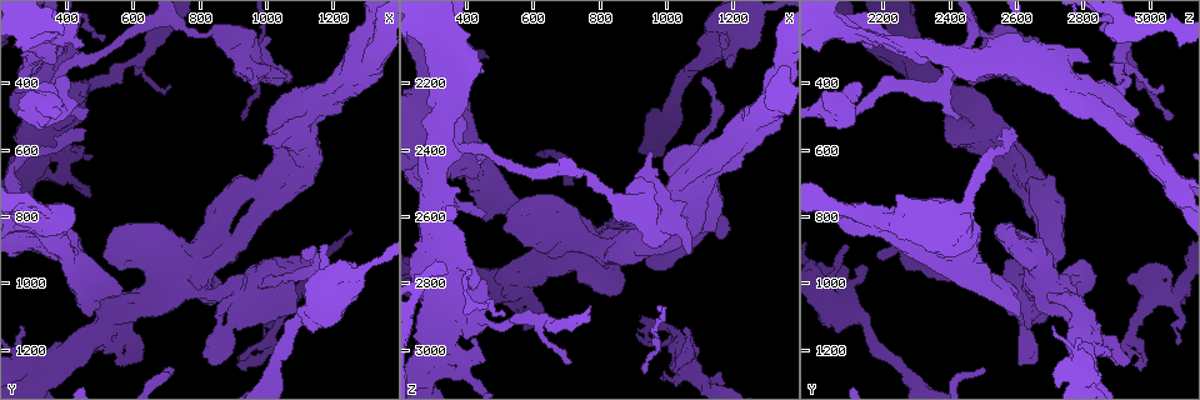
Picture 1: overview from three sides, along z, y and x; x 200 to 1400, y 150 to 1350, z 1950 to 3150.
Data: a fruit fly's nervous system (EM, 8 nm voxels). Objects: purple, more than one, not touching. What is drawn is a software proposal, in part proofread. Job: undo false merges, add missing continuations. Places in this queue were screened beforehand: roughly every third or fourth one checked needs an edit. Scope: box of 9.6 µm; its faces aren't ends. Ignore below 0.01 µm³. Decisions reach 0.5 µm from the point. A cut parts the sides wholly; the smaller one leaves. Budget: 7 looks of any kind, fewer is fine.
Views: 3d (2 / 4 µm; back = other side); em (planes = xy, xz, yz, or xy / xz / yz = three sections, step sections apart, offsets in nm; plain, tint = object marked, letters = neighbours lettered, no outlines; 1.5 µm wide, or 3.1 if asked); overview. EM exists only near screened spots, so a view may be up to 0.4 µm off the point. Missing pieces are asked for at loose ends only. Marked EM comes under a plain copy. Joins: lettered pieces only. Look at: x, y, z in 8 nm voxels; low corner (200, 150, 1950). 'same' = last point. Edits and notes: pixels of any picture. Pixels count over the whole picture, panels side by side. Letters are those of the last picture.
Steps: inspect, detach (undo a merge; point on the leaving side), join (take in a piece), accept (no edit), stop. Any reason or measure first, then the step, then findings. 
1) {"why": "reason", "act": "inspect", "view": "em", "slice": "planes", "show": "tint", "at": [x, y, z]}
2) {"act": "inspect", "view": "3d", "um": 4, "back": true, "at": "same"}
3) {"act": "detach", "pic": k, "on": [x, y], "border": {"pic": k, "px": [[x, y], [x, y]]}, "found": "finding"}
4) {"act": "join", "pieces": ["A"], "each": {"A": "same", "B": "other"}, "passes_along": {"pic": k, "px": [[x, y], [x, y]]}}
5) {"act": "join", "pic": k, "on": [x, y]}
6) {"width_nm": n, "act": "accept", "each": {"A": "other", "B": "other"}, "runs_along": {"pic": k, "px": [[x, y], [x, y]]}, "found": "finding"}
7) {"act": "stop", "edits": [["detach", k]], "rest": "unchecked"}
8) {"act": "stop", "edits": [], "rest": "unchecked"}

{"why": "thin end", "act": "inspect", "view": "3d", "um": 4, "at": [910, 1220, 2950]}

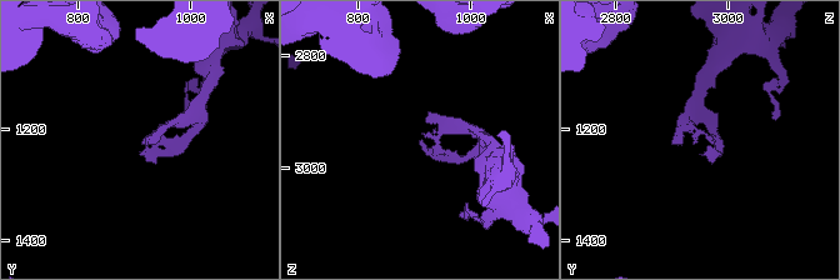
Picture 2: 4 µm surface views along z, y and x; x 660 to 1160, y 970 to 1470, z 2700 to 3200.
{"why": "now the EM", "act": "inspect", "view": "em", "slice": "planes", "show": "letters", "at": [920, 1225, 2940]}

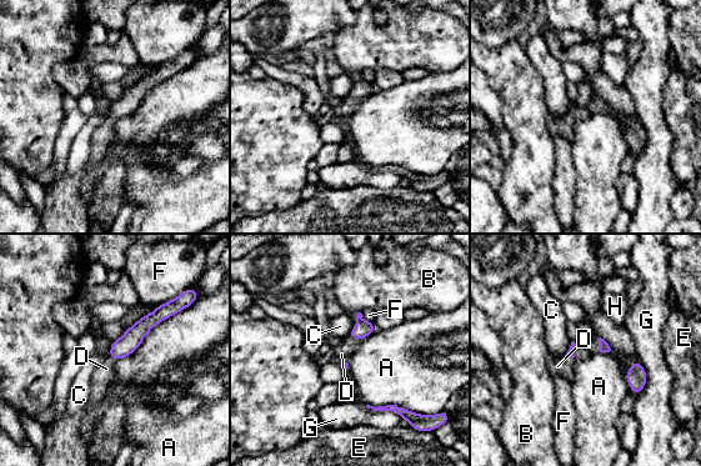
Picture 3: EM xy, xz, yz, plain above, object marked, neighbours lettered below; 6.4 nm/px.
{"act": "join", "pieces": ["D"], "each": {"A": "other", "B": "other", "C": "other", "D": "same", "E": "other", "F": "other", "G": "other", "H": "other"}, "found": "the neuron continues"}

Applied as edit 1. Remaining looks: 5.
{"act": "inspect", "view": "overview"}

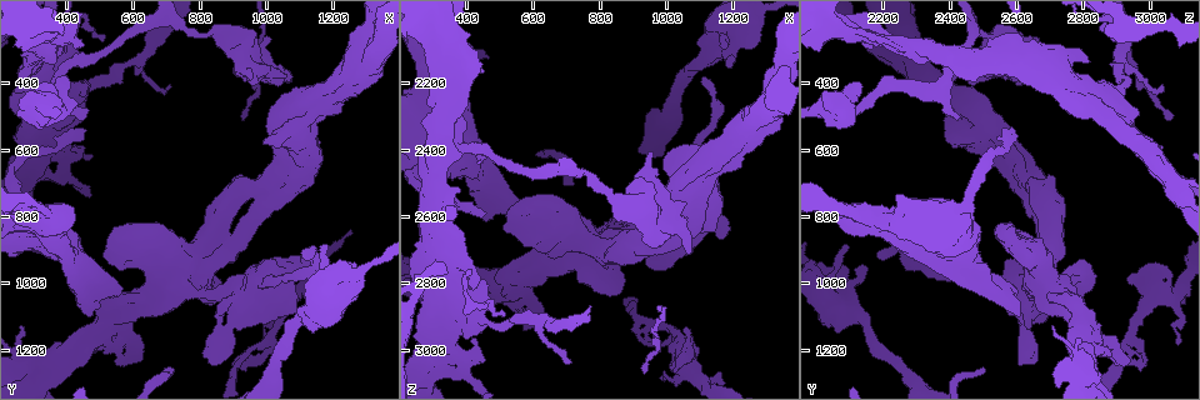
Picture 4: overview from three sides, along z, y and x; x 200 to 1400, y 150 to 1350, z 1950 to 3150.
{"why": "free end", "act": "inspect", "view": "em", "slice": "xz", "step": 4, "show": "tint", "at": [720, 1260, 2500]}

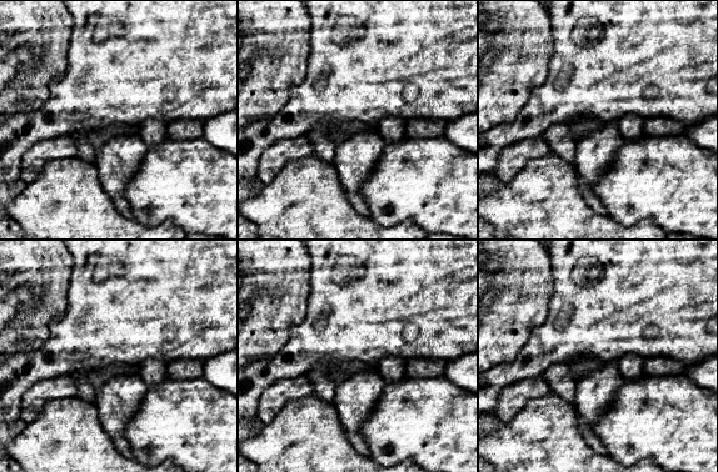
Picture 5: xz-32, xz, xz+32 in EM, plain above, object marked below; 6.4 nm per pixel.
{"why": "cut it another way", "act": "inspect", "view": "em", "slice": "yz", "step": 8, "show": "letters", "at": "same"}

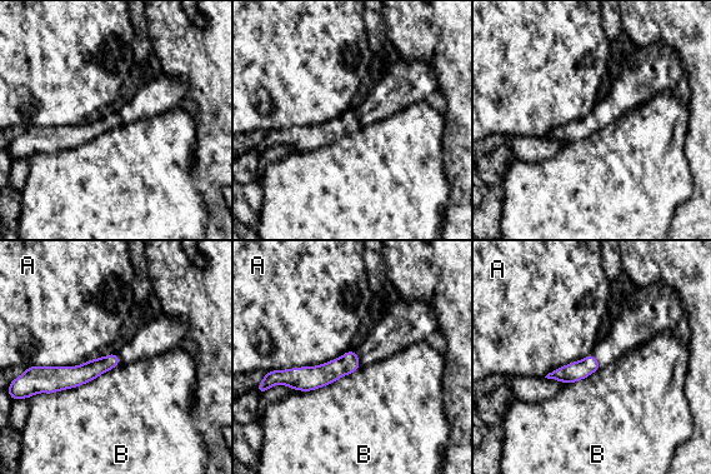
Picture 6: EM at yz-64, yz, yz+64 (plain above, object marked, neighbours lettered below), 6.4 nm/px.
{"act": "accept", "each": {"A": "other", "B": "other"}, "border": {"pic": 6, "px": [[350, 348], [320, 364], [269, 372]]}, "found": "none of them fits"}

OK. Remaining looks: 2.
{"act": "inspect", "view": "em", "slice": "xz", "step": 8, "show": "letters", "at": [710, 410, 3040]}

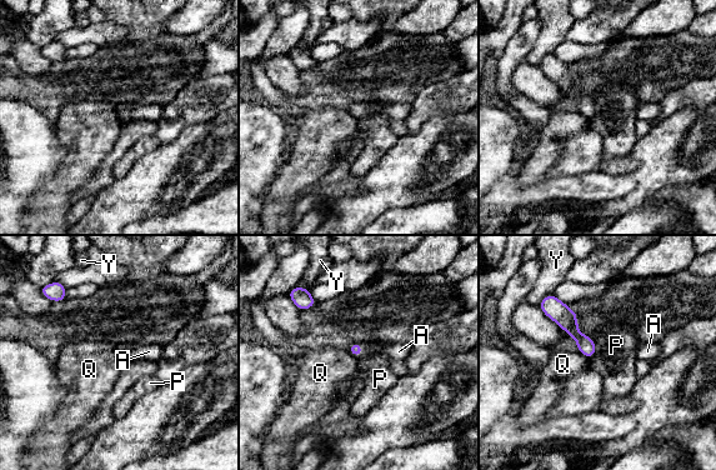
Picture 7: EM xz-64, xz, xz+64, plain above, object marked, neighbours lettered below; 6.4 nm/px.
{"act": "join", "pieces": ["A"], "each": {"A": "same", "P": "other", "Q": "other", "Y": "other"}, "passes_along": {"pic": 7, "px": [[355, 349], [361, 350], [399, 351]]}, "found": "the neuron continues"}

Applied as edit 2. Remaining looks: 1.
{"act": "stop", "edits": [["join", 3], ["join", 7]], "rest": "unchecked"}

